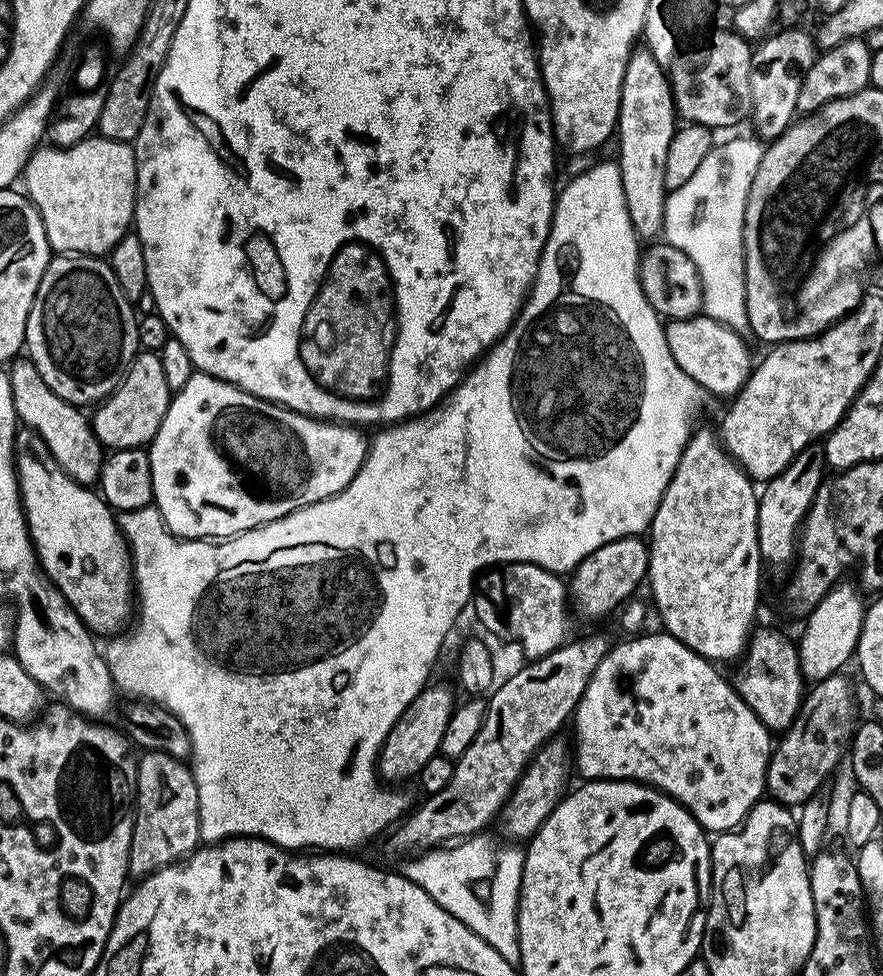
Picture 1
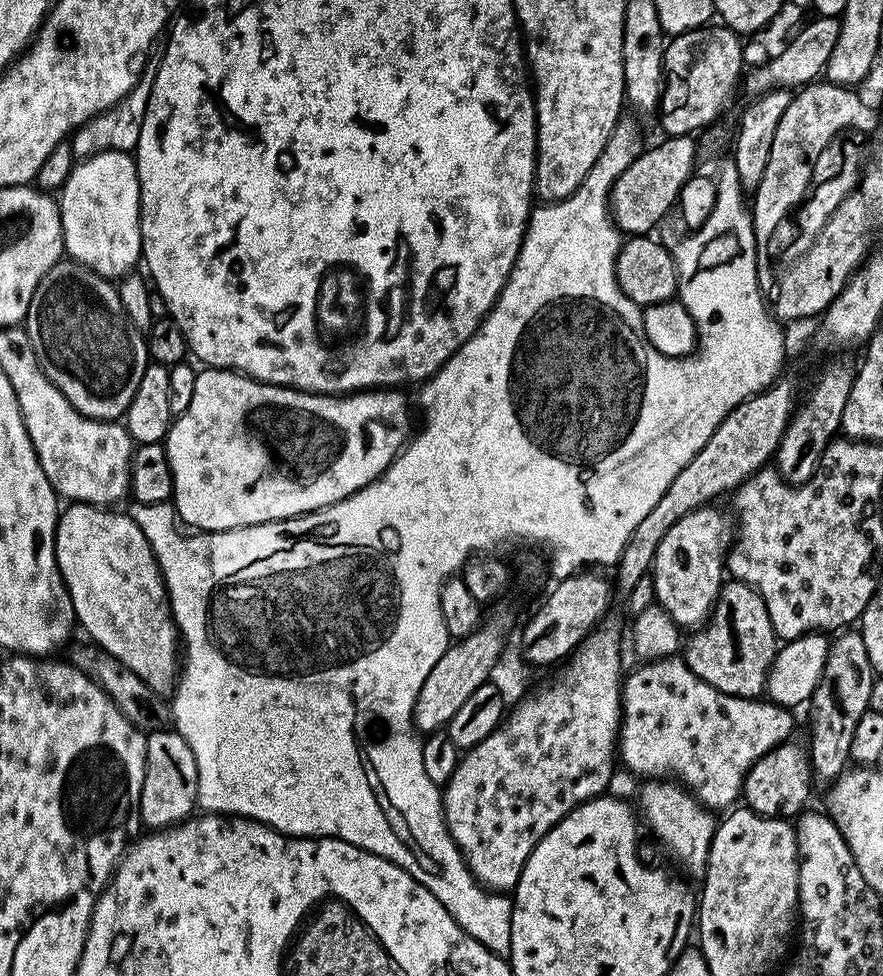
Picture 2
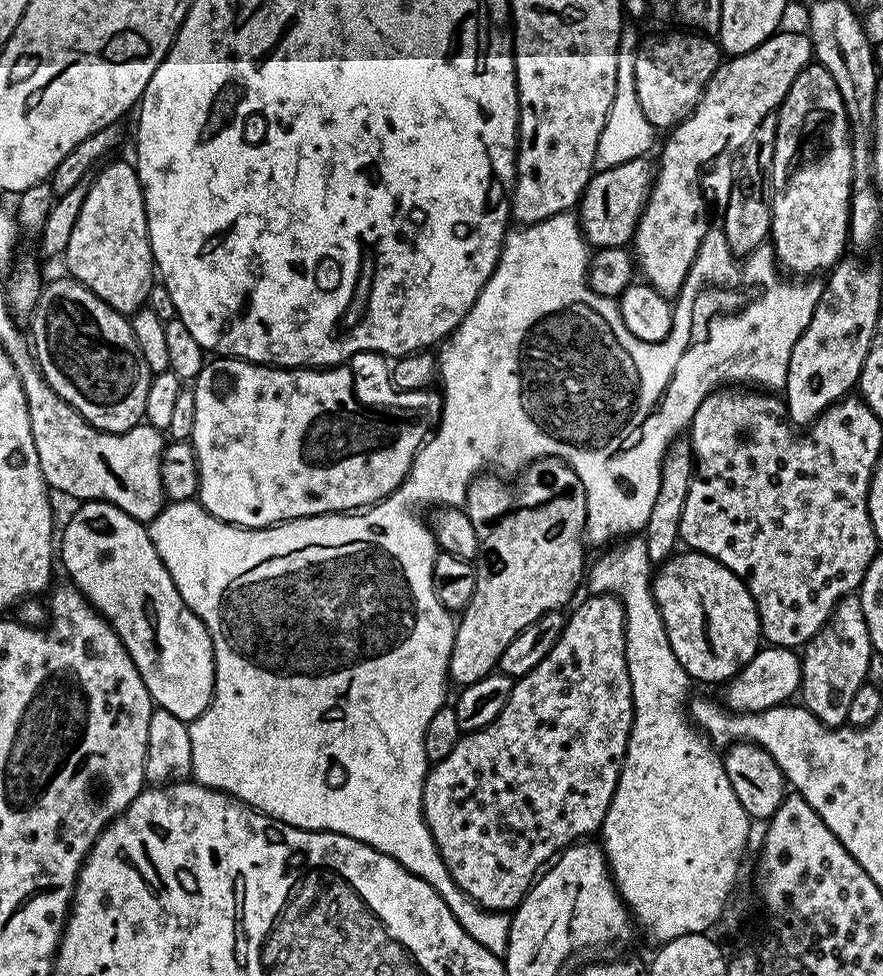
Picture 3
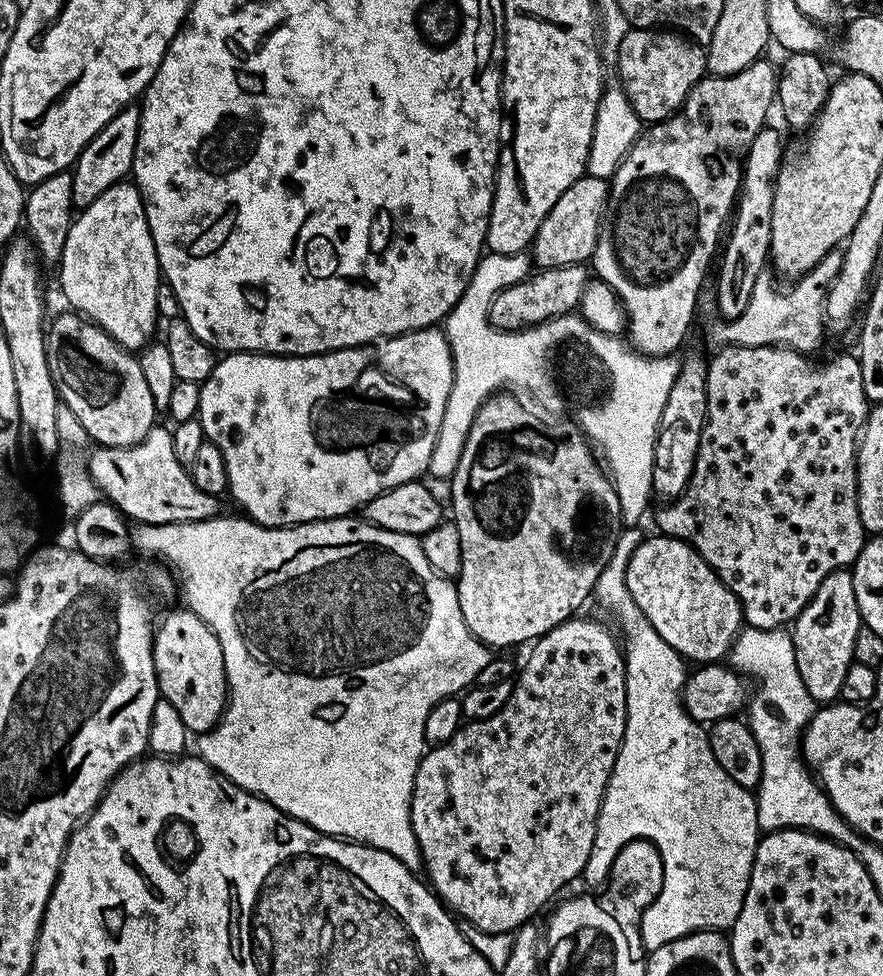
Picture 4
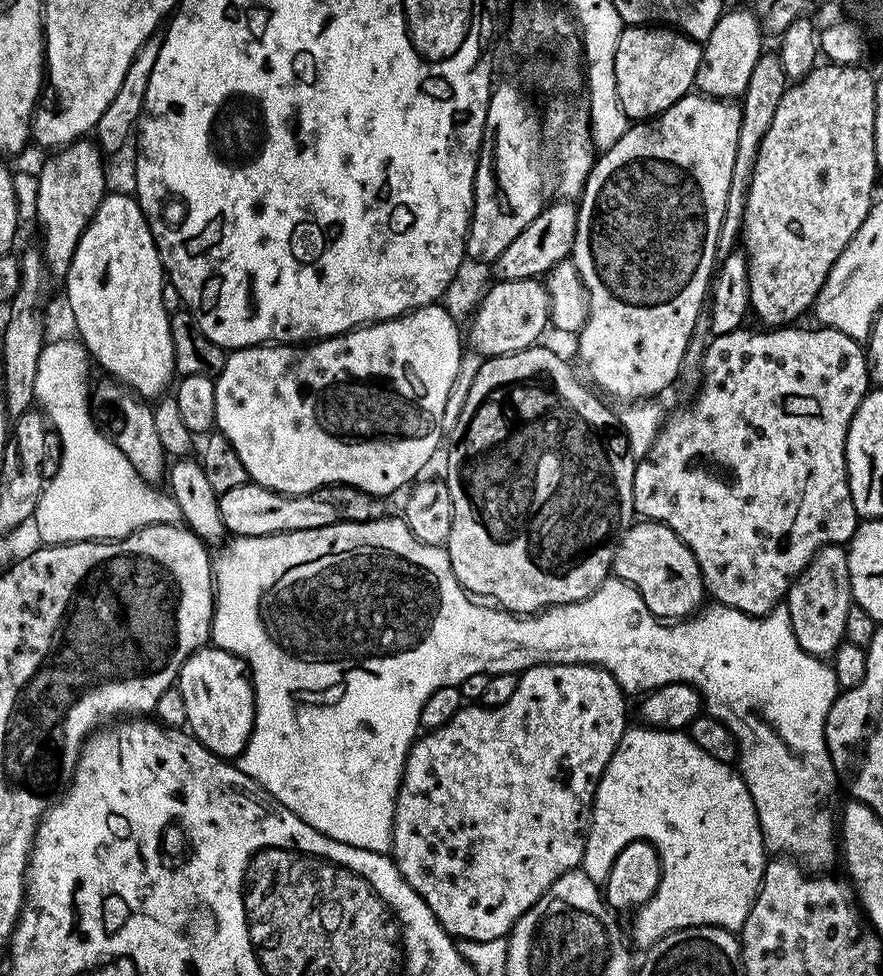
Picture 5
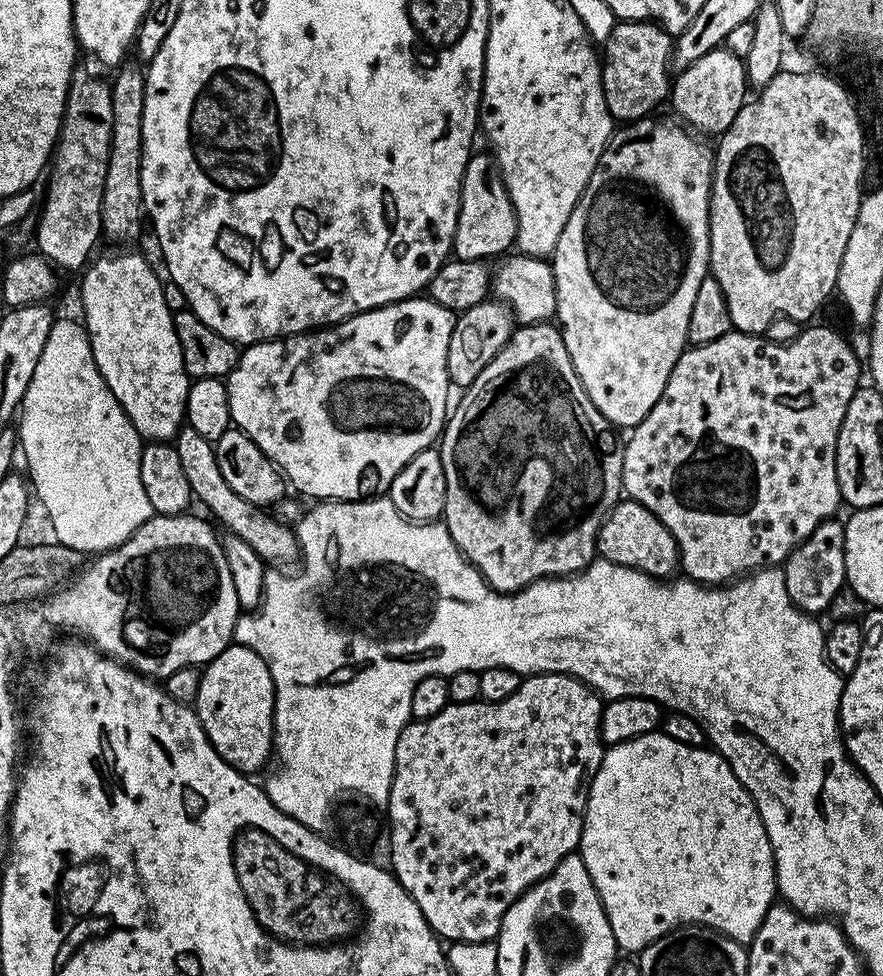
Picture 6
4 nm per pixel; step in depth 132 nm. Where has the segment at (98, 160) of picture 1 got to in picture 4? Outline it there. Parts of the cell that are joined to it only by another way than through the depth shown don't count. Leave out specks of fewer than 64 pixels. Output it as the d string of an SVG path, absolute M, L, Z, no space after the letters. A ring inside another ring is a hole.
M121 182L98 194L90 206L73 219L66 246L60 255L60 288L75 311L94 321L114 342L129 350L139 350L153 339L152 331L158 323L156 288L162 283L160 263L144 213L144 199L132 182Z

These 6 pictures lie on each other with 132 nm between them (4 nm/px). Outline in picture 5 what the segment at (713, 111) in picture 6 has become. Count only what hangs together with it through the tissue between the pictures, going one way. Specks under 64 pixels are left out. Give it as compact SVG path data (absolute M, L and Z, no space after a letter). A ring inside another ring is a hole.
M744 8L725 11L718 18L714 30L710 30L710 38L703 41L702 62L698 66L698 74L694 85L695 91L702 96L713 96L716 100L735 101L743 97L746 86L750 82L750 74L754 71L754 62L762 54L761 21L752 12Z

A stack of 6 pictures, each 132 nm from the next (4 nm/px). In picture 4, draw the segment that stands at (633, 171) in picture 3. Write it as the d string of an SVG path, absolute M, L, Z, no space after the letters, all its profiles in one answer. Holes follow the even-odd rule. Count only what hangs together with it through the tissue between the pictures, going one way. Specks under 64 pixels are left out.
M585 174L572 183L570 190L566 190L558 202L554 202L550 214L546 214L542 226L538 226L530 249L531 259L535 263L537 260L541 269L591 261L608 207L608 185L608 180Z

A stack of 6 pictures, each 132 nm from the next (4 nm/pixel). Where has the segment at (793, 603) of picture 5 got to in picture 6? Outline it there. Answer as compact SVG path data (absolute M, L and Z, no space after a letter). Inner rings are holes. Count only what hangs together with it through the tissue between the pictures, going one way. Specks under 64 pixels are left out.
M839 519L823 520L812 533L788 555L784 561L784 581L786 590L794 602L794 606L801 612L809 614L827 613L834 594L845 587L844 571L846 558L844 557L844 526Z

